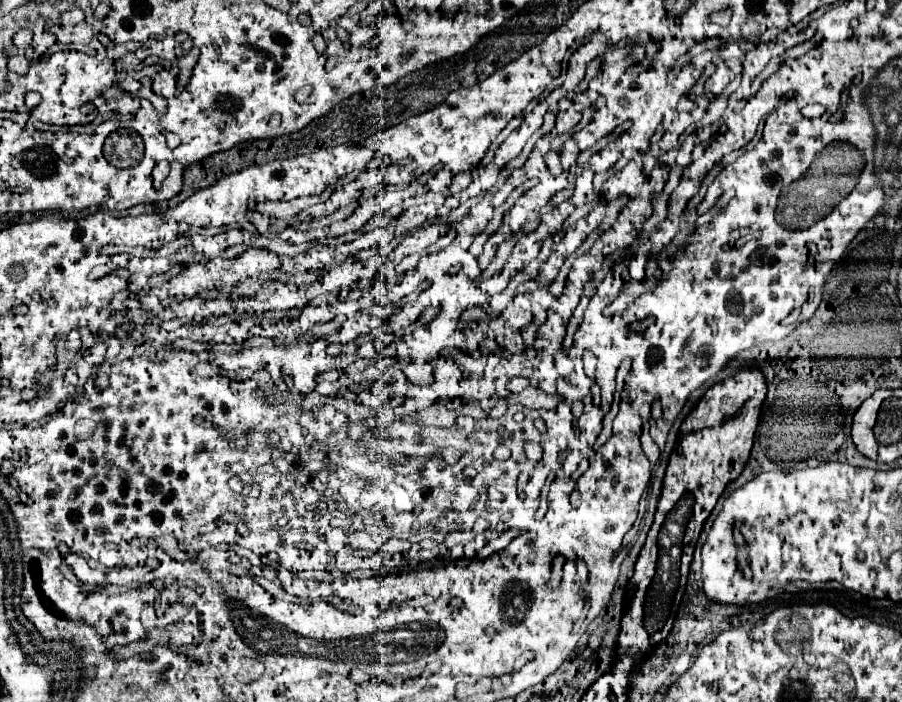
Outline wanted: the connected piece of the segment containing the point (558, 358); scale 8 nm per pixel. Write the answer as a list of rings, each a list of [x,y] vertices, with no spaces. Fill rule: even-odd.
[[[562,349],[553,355],[555,366],[558,373],[562,377],[569,377],[571,375],[571,359],[566,355]]]

